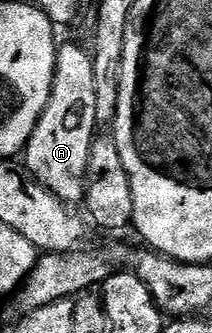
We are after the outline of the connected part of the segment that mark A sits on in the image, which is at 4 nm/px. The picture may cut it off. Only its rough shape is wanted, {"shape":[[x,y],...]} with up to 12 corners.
{"shape":[[59,43],[24,167],[67,206],[83,199],[99,127],[94,57]]}

